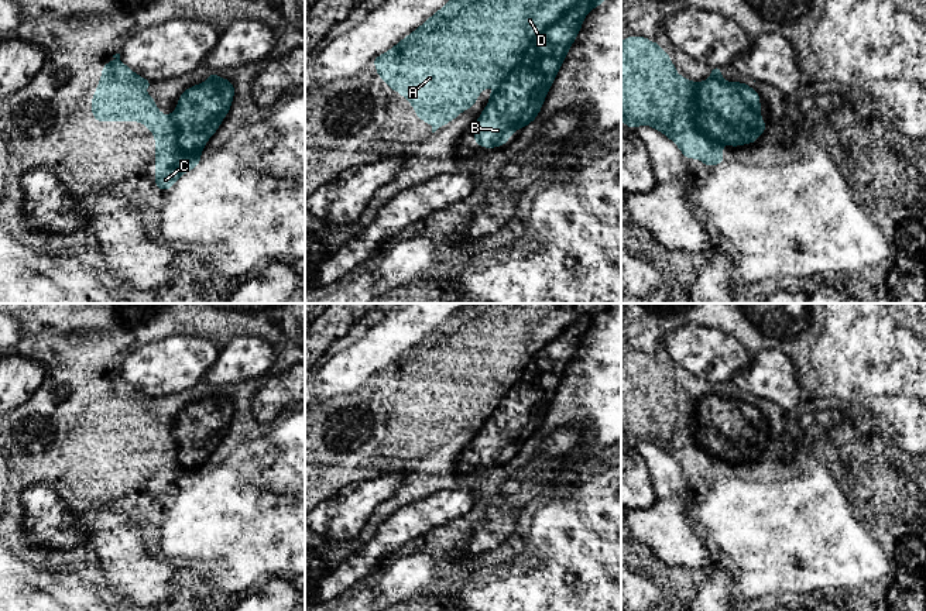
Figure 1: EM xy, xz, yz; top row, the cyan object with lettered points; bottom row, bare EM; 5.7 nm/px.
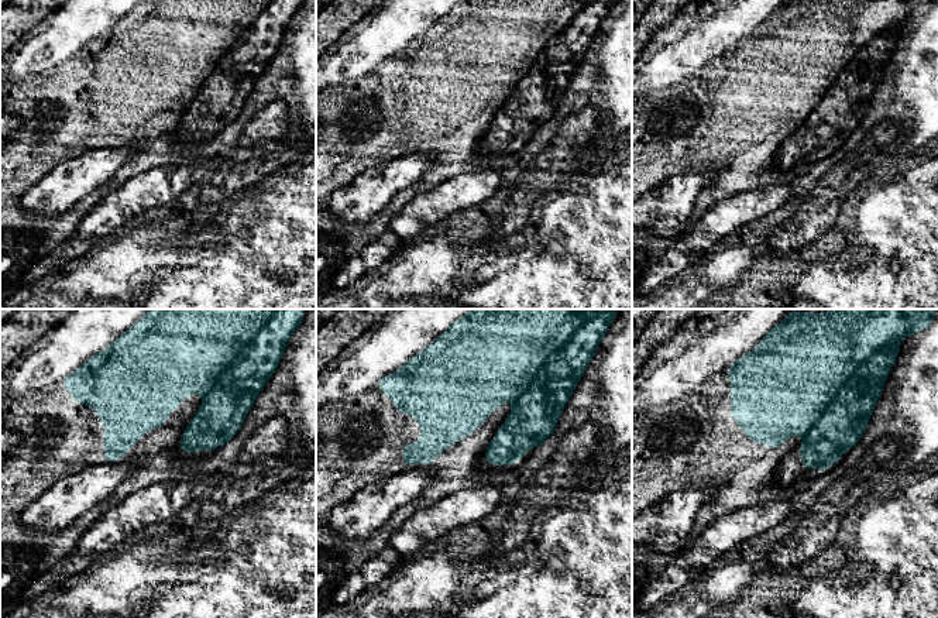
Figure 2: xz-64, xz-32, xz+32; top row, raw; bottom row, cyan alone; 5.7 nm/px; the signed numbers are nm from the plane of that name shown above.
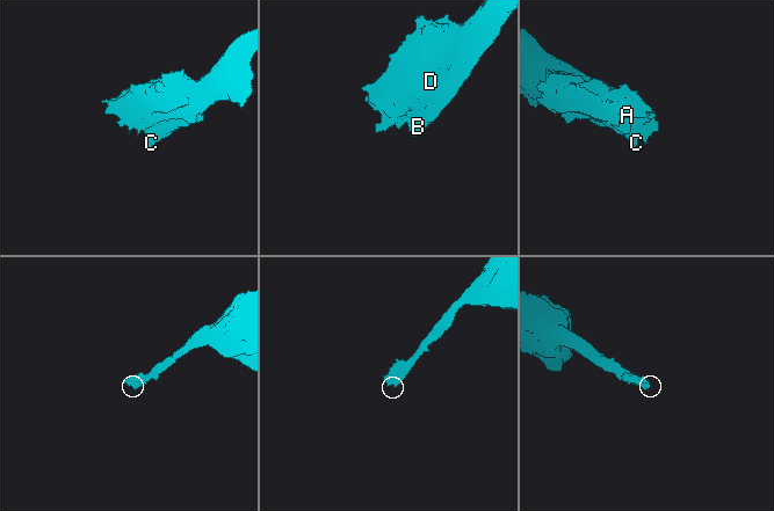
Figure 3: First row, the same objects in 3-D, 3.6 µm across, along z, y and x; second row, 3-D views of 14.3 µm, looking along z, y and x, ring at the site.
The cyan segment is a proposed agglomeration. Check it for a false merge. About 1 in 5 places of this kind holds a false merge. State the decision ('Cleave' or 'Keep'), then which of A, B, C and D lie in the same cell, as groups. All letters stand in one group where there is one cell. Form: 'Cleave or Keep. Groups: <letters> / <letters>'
Keep. Groups: A B C D

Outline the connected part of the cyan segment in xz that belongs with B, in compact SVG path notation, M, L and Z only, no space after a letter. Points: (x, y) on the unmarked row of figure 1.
M466 303L419 344L370 380L377 382L378 392L392 406L412 419L422 437L432 440L432 449L453 437L462 426L469 426L477 418L477 411L493 398L490 419L473 443L474 459L486 464L501 463L518 443L527 443L539 430L586 330L601 322L607 310L607 303Z

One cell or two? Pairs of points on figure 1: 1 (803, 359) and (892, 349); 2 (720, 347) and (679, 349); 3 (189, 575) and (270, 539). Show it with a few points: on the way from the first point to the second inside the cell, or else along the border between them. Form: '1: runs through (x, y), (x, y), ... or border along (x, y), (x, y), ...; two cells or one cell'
1: border along (822, 328), (812, 346), (809, 363); two cells
2: runs through (710, 349), (689, 349); one cell
3: border along (189, 567), (195, 572); two cells

